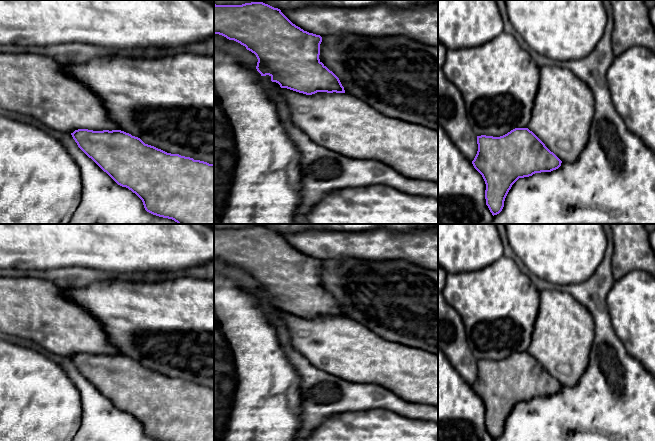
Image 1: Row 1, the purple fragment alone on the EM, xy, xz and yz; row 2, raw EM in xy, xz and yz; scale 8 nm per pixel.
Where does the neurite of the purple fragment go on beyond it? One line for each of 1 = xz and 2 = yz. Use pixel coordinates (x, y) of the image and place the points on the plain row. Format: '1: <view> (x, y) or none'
1: none
2: none

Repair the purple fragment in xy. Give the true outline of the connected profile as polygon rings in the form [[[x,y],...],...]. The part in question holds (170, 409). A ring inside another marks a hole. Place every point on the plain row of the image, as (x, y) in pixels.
[[[78,353],[71,357],[78,371],[118,409],[135,417],[147,436],[159,441],[214,441],[214,388],[167,377],[121,354]]]

